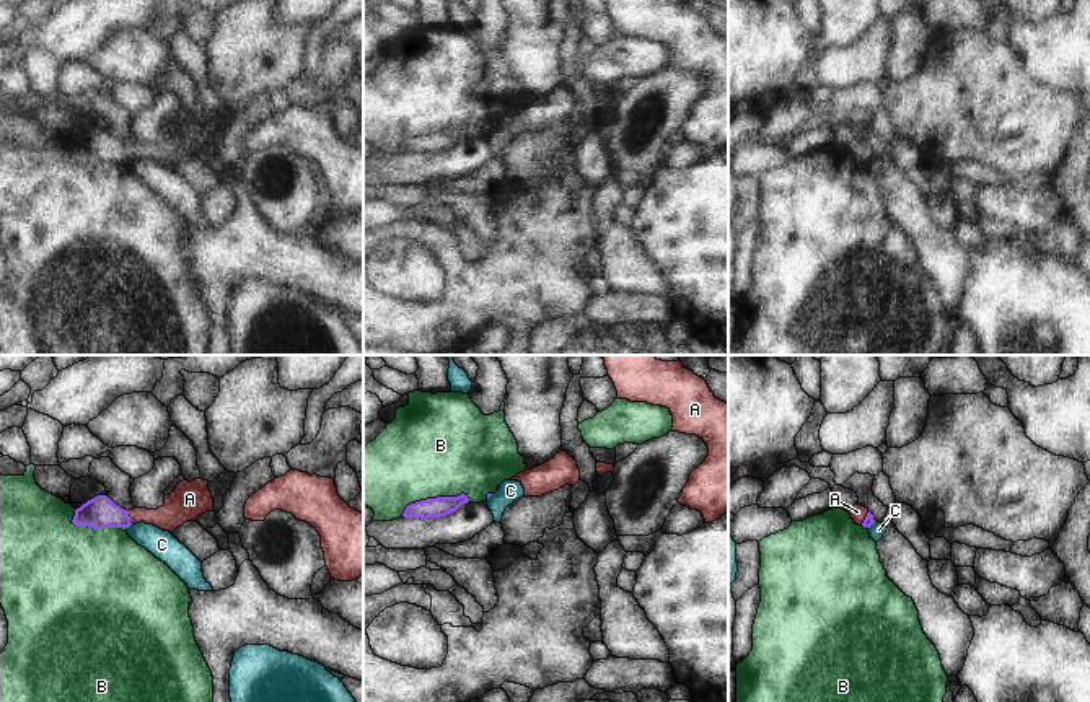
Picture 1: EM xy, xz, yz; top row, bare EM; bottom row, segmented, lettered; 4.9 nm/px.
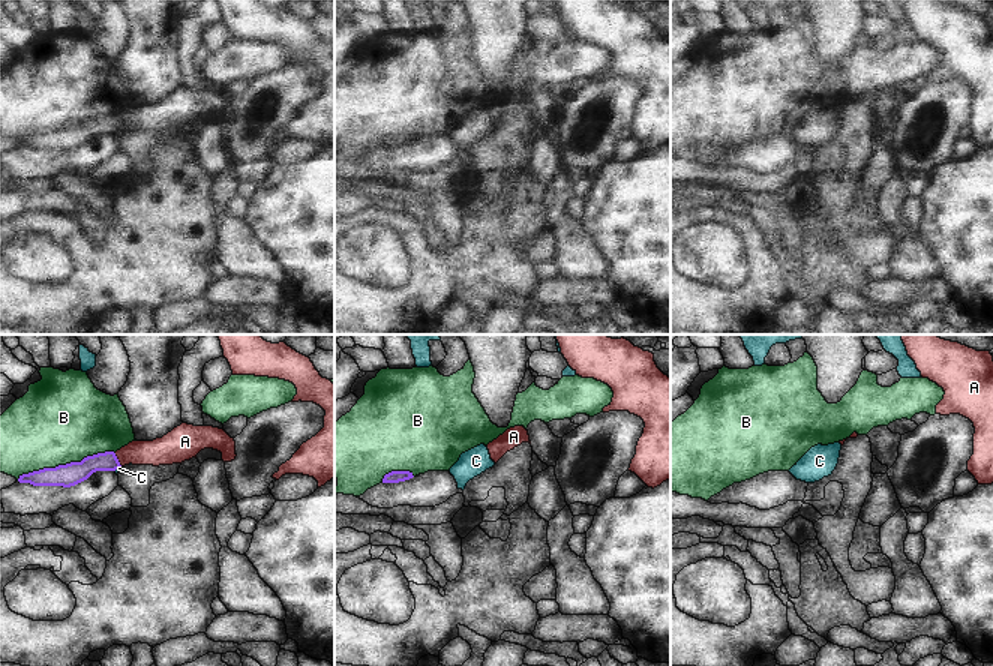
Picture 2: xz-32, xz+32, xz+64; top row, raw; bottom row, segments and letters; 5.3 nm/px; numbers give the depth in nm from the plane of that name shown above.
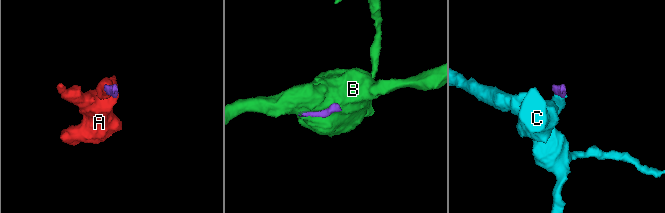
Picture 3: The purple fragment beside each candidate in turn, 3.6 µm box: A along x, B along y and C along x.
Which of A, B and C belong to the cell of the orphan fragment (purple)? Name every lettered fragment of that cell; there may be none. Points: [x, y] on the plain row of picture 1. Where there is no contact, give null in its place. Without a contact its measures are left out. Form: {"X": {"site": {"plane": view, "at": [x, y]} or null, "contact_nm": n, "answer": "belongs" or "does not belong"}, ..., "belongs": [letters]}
{"A": {"site": {"plane": "xy", "at": [129, 153]}, "contact_nm": 70, "answer": "belongs"}, "B": {"site": {"plane": "xz", "at": [434, 134]}, "contact_nm": 360, "answer": "does not belong"}, "C": {"site": {"plane": "xy", "at": [127, 162]}, "contact_nm": 50, "answer": "does not belong"}, "belongs": ["A"]}

